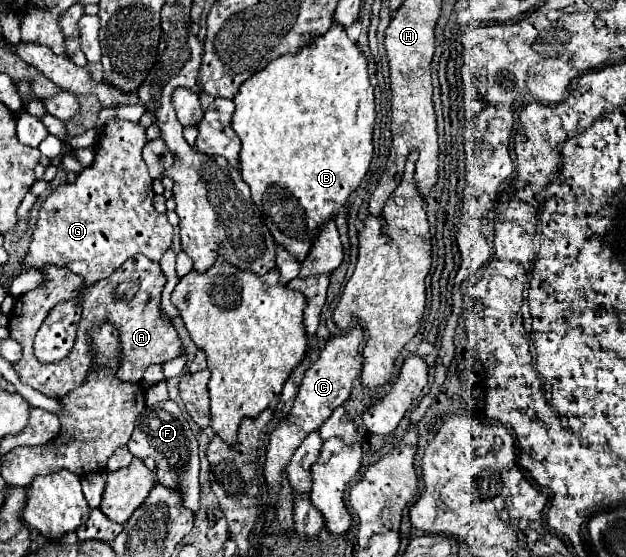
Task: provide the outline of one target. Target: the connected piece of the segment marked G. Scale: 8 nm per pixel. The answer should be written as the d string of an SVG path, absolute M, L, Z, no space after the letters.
M107 120L103 134L95 142L95 158L93 166L83 168L75 182L61 182L55 186L49 196L45 198L39 220L33 230L27 254L19 260L21 268L25 270L39 270L43 266L59 266L69 268L75 274L85 278L85 284L93 284L111 276L129 256L143 254L153 262L159 262L163 252L173 242L173 226L167 222L165 214L159 214L153 208L153 190L151 190L151 176L147 172L147 164L141 156L143 146L147 144L147 130L139 122L129 120Z

